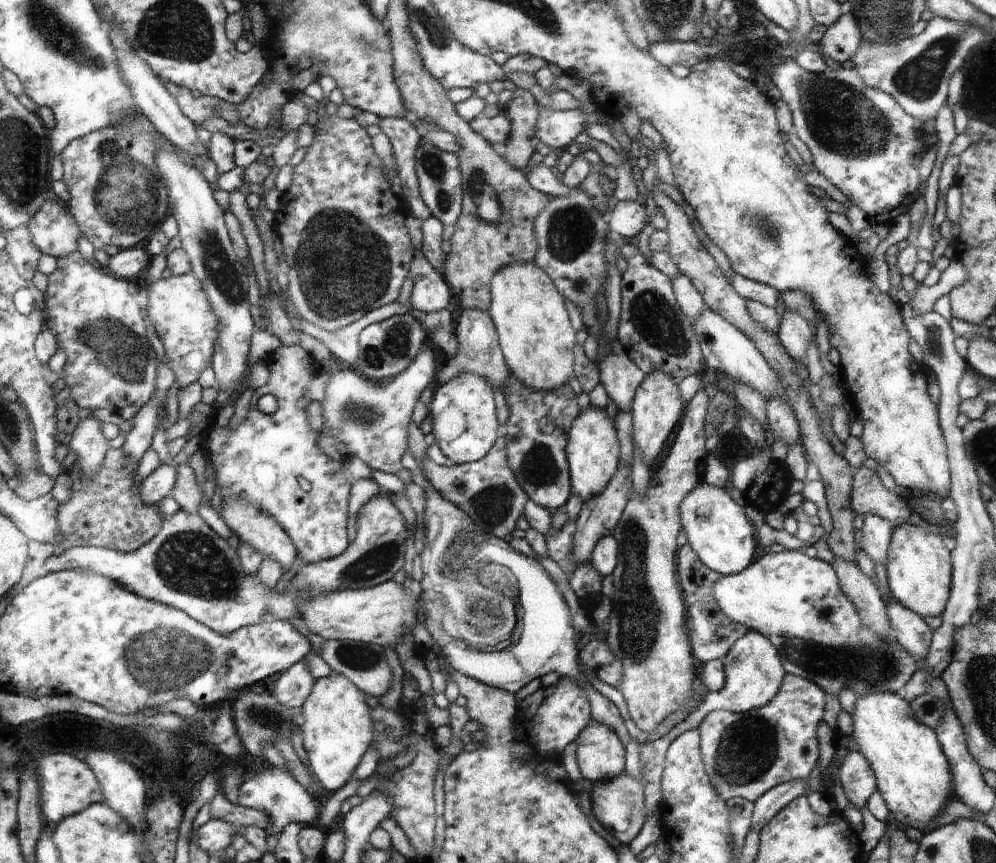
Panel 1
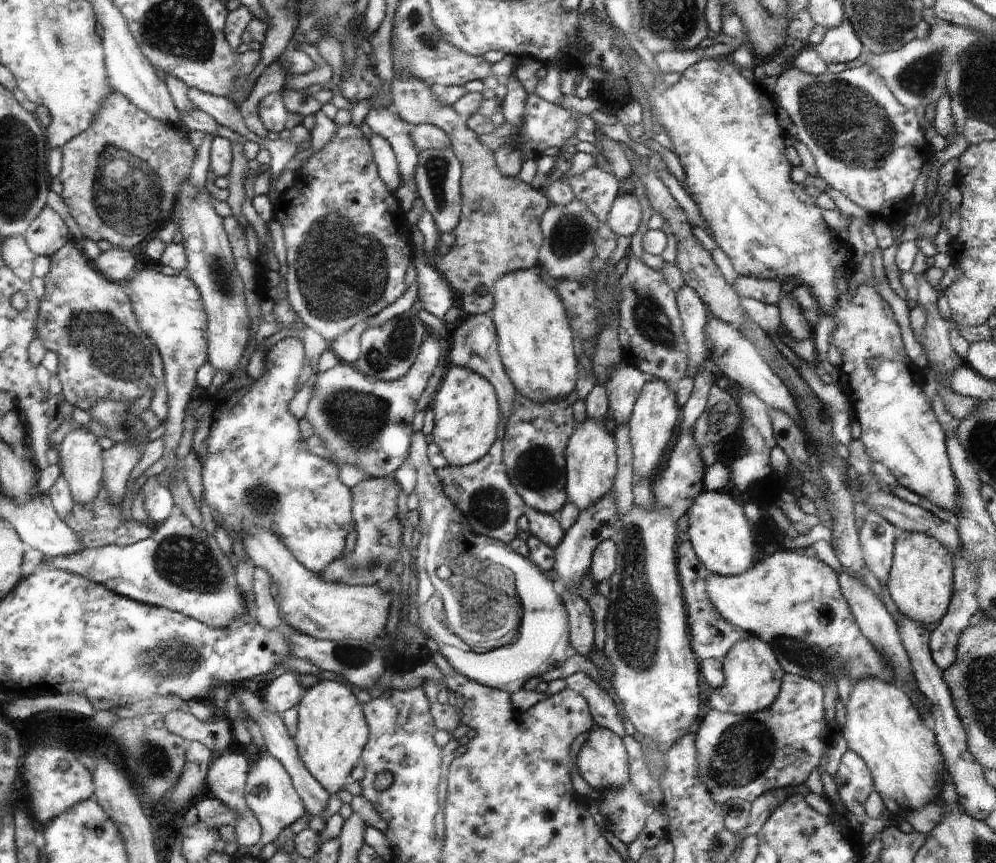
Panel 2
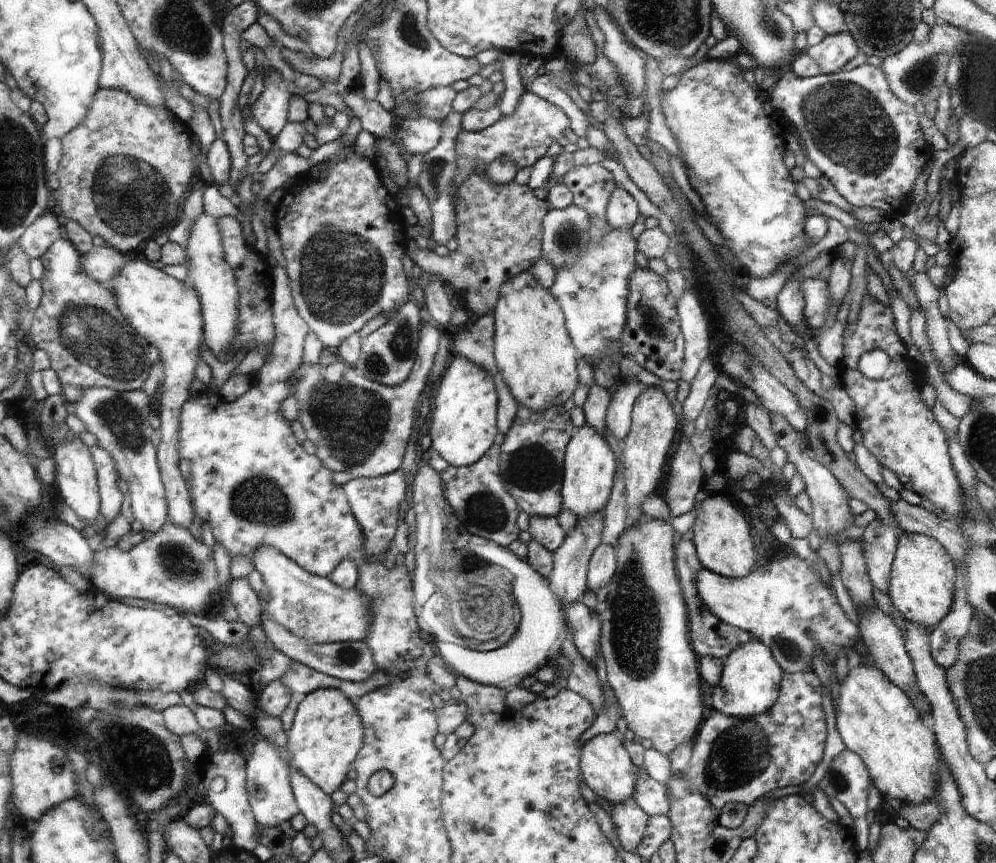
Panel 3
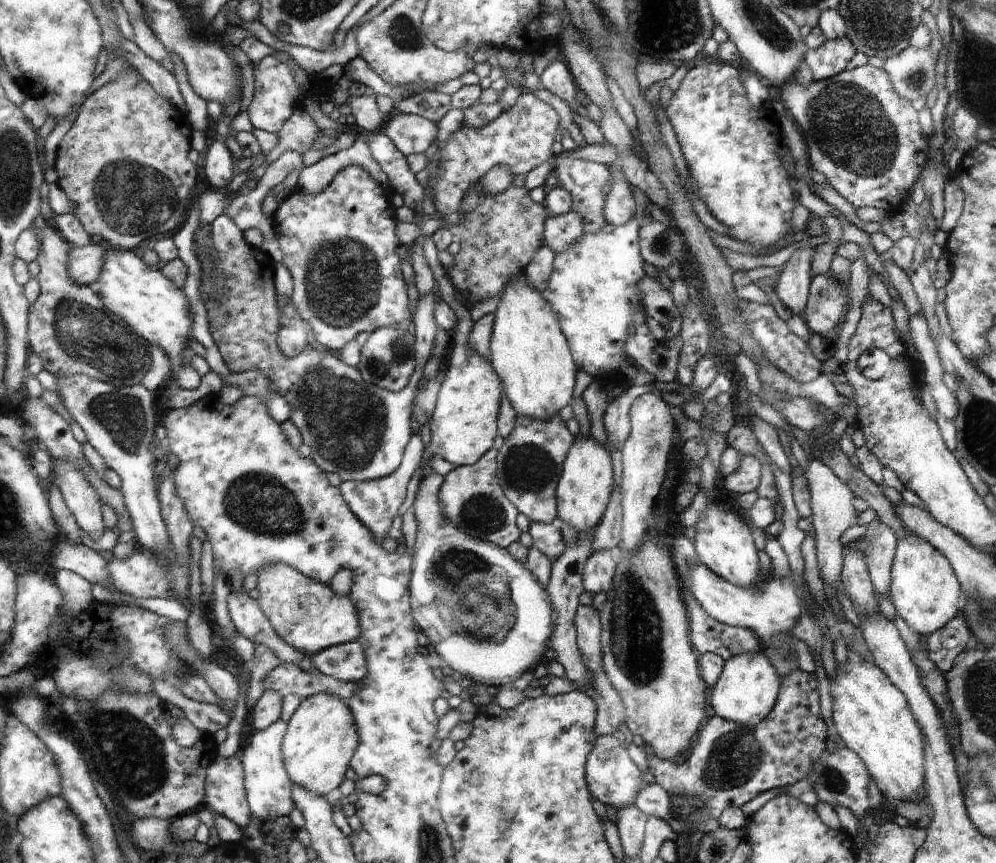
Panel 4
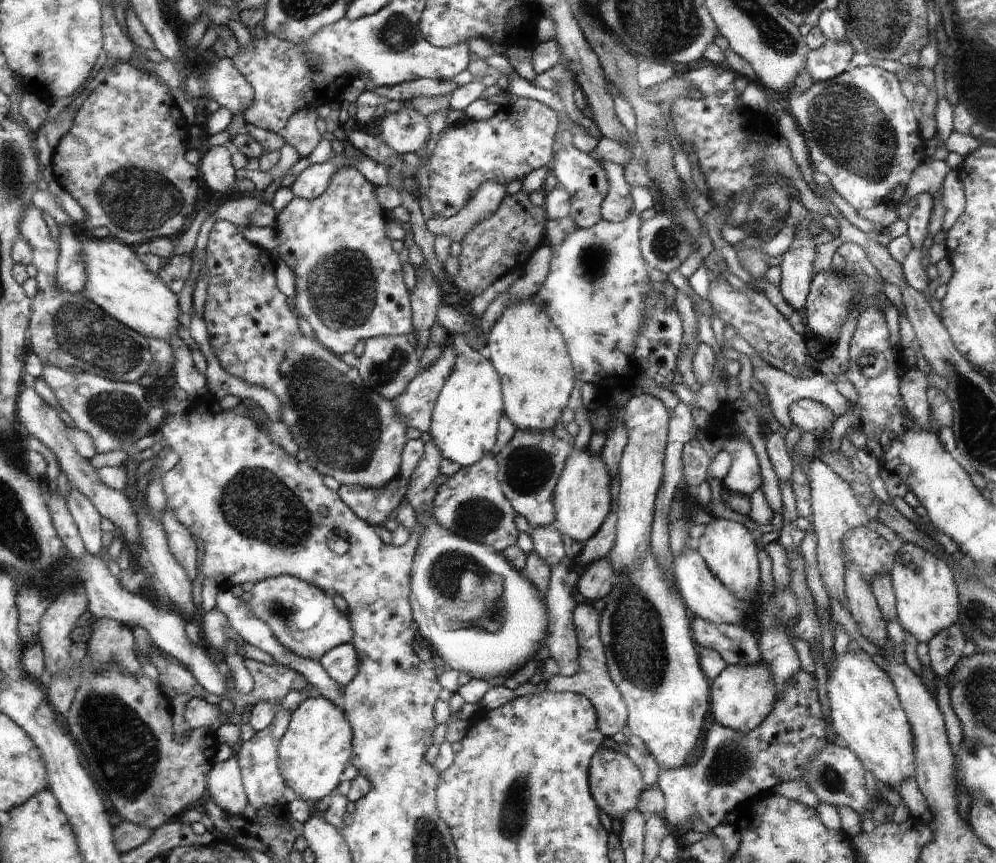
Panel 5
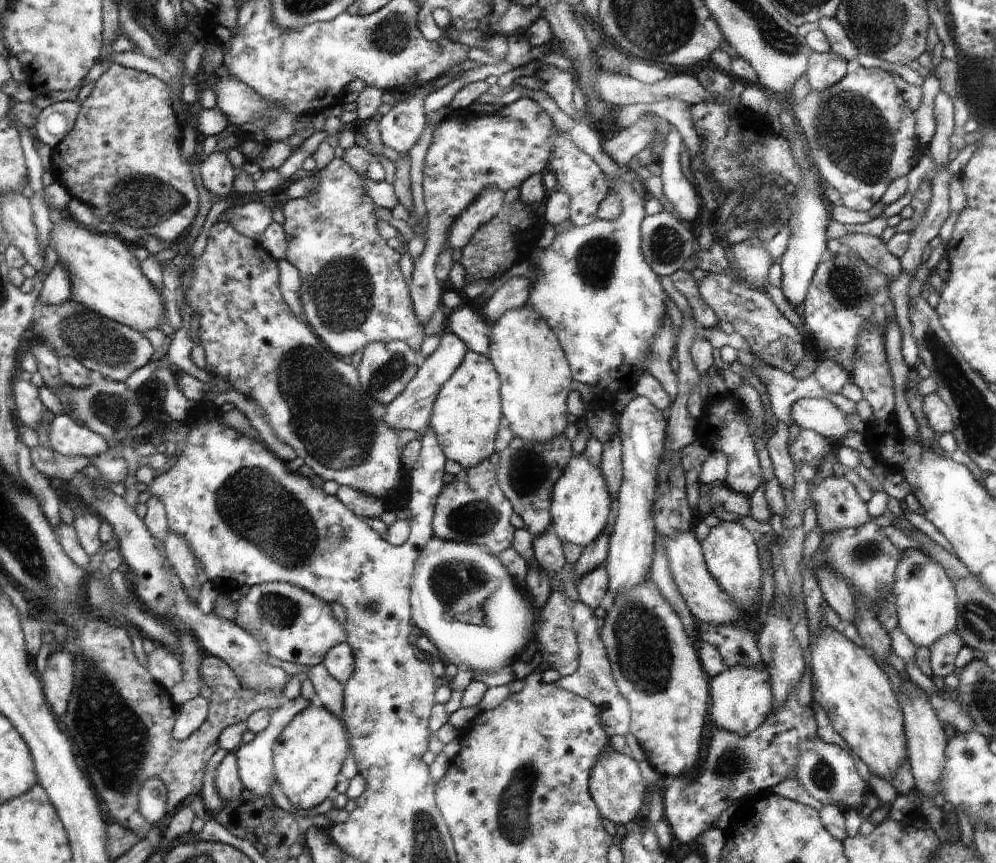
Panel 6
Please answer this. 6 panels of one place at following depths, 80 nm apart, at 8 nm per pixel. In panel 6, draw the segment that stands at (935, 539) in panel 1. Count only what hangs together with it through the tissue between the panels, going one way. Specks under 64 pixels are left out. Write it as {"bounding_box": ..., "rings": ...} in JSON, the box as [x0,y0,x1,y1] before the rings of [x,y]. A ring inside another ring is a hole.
{"bounding_box":[891,549,958,650],"rings":[[[917,549],[903,550],[891,593],[895,598],[898,627],[916,648],[929,650],[943,636],[956,631],[958,610],[954,584],[940,564],[925,553]]]}

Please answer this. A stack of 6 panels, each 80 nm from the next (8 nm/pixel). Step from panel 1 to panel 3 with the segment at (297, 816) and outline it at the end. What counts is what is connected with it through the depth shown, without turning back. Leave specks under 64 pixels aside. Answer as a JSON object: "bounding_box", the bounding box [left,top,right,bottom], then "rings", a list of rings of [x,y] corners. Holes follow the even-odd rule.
{"bounding_box":[245,738,299,828],"rings":[[[266,738],[256,740],[253,752],[246,760],[245,772],[248,803],[257,825],[275,828],[284,822],[289,822],[293,816],[299,813],[291,790],[289,764],[274,748],[274,744],[270,740],[266,740]]]}

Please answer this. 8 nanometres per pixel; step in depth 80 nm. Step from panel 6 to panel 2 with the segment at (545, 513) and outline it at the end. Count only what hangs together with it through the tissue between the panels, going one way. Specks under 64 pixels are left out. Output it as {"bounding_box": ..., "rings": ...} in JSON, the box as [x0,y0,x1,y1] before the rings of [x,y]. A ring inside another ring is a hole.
{"bounding_box":[502,394,576,515],"rings":[[[516,394],[514,410],[507,420],[503,438],[502,460],[510,484],[527,508],[553,515],[568,503],[569,496],[565,492],[568,483],[565,451],[576,425],[573,409],[566,399],[540,404],[522,394]]]}

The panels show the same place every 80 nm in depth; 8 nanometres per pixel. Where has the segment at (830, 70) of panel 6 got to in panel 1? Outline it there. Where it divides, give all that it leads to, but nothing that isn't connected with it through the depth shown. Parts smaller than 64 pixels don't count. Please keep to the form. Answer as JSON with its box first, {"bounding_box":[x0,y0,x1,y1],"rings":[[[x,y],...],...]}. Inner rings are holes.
{"bounding_box":[819,13,863,63],"rings":[[[850,13],[844,14],[827,28],[824,37],[819,42],[822,48],[820,54],[824,58],[830,57],[836,62],[843,63],[852,60],[862,42],[863,39],[856,20]]]}

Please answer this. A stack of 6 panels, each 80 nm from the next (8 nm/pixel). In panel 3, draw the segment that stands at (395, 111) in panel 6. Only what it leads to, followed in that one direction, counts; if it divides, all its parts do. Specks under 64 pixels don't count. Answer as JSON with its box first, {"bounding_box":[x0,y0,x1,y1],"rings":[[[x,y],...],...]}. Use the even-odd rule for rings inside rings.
{"bounding_box":[396,117,440,155],"rings":[[[425,117],[397,120],[396,143],[409,155],[424,155],[440,142],[440,125]]]}

